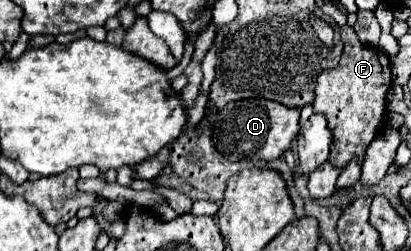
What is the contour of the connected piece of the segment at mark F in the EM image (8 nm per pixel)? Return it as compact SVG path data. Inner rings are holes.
M342 27L344 55L338 67L322 71L316 83L316 99L312 103L314 113L322 113L332 131L330 163L334 167L346 167L352 159L364 163L368 145L386 125L386 93L392 85L390 59L384 51L366 47L356 37L354 29Z

